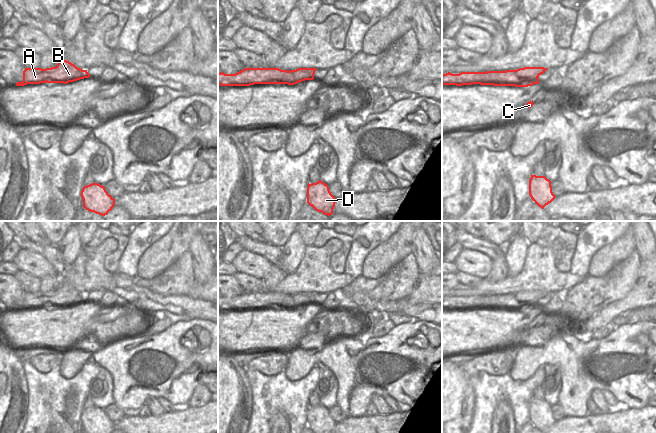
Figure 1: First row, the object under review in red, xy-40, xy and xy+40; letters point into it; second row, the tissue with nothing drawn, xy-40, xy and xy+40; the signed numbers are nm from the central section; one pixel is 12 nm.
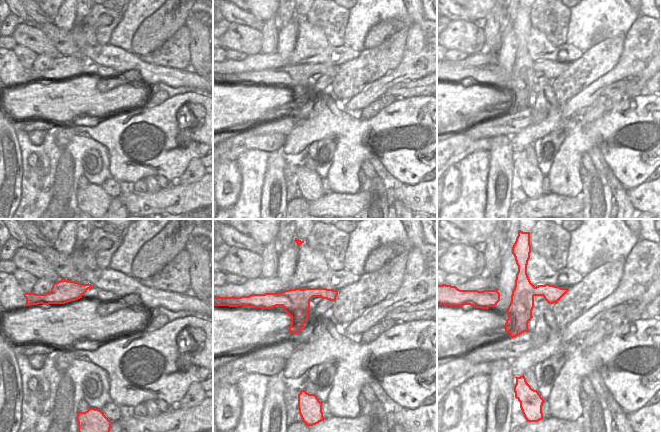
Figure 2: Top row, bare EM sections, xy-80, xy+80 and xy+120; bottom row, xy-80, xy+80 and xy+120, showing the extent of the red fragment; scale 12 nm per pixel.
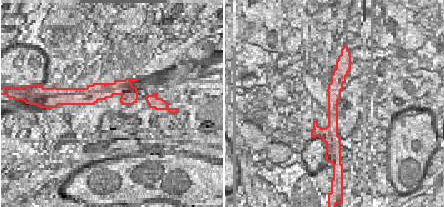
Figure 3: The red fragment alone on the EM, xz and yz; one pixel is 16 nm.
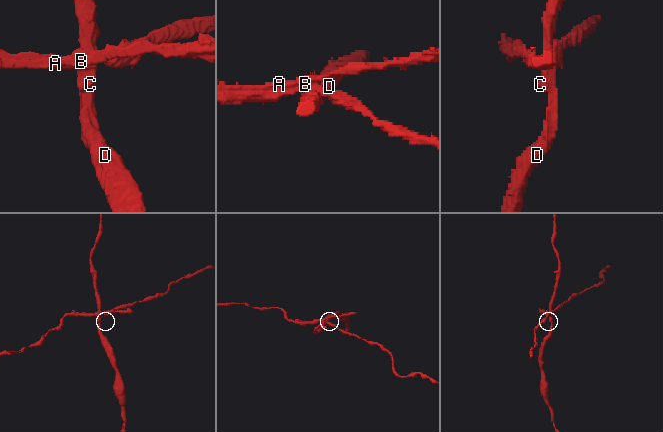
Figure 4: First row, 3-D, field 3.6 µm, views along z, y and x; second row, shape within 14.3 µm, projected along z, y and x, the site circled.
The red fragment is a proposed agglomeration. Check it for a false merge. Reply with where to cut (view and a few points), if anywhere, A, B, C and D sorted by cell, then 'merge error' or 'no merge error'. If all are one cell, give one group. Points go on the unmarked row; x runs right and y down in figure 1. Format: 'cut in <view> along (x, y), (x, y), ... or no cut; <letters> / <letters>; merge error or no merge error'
cut in xy+40 along (537, 301), (523, 301), (519, 307), (514, 309); A B / C D; merge error

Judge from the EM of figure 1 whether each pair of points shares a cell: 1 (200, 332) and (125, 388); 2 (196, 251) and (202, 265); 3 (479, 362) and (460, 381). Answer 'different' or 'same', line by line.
1: same
2: same
3: different

